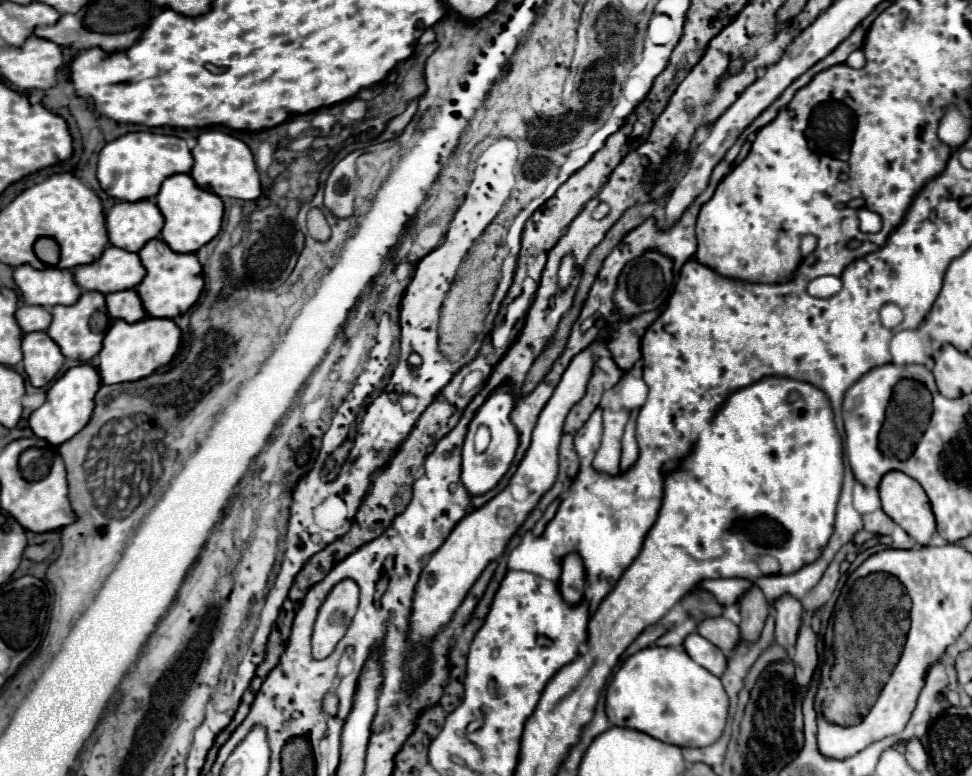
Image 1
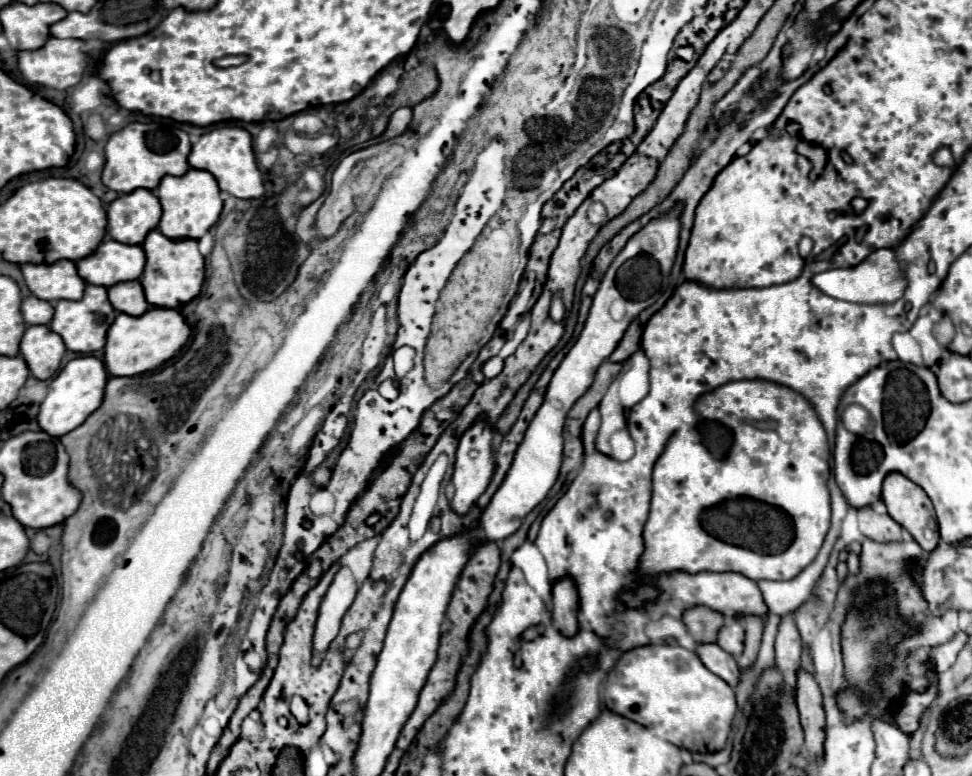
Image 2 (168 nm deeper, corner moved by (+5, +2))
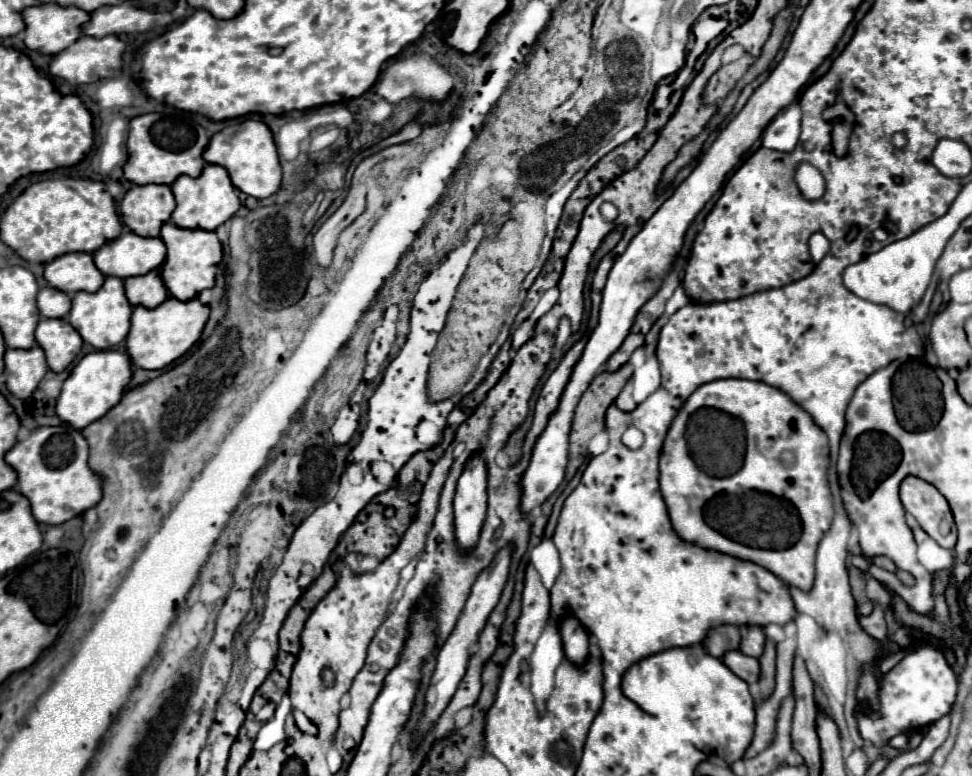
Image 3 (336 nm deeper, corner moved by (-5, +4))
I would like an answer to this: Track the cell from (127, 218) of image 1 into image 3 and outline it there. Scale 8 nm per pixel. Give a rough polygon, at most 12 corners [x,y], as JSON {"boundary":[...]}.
{"boundary":[[132,186],[120,216],[158,238],[176,202],[170,186]]}

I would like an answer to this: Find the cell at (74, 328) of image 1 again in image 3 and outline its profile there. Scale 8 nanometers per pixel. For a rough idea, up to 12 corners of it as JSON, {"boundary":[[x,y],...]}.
{"boundary":[[124,282],[74,294],[68,322],[86,344],[108,350],[126,338],[132,306]]}

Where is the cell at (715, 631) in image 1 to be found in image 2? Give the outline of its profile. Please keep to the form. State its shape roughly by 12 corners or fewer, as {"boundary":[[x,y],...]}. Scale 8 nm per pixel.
{"boundary":[[728,622],[718,634],[718,646],[732,656],[744,650],[744,628]]}

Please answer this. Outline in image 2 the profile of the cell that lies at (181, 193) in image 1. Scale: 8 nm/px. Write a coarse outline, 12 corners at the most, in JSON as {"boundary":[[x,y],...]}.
{"boundary":[[206,170],[162,178],[160,232],[202,238],[222,212]]}

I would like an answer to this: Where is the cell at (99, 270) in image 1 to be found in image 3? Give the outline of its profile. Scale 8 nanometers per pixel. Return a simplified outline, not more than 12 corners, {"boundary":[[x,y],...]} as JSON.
{"boundary":[[126,232],[94,252],[104,276],[142,276],[166,258],[160,238]]}

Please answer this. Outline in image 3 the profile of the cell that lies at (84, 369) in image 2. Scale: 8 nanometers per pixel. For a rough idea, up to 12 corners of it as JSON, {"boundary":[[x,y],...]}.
{"boundary":[[86,354],[56,400],[62,422],[82,430],[122,398],[130,358]]}

